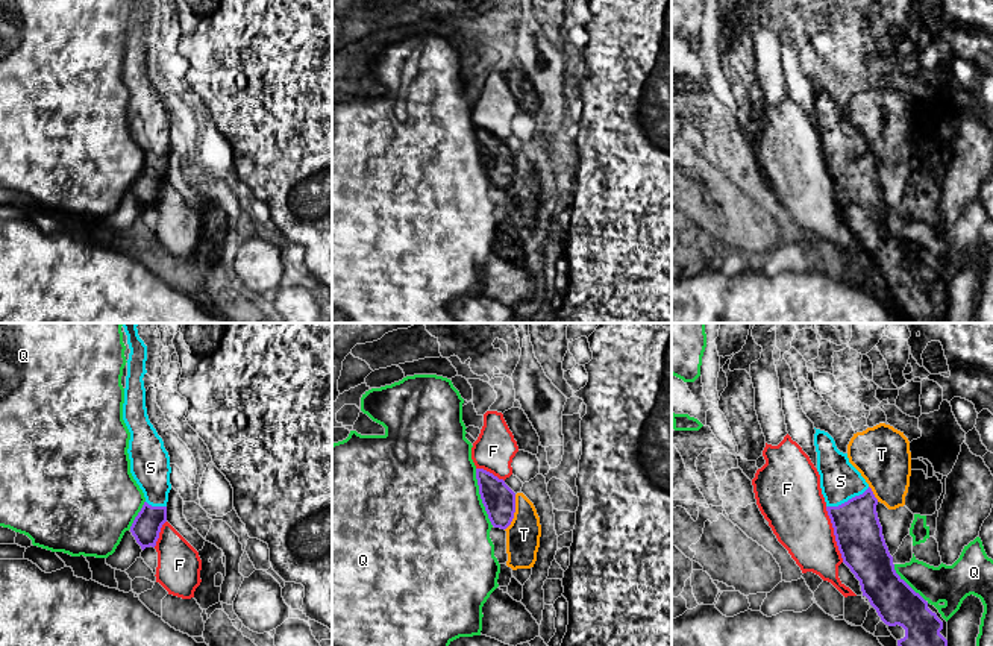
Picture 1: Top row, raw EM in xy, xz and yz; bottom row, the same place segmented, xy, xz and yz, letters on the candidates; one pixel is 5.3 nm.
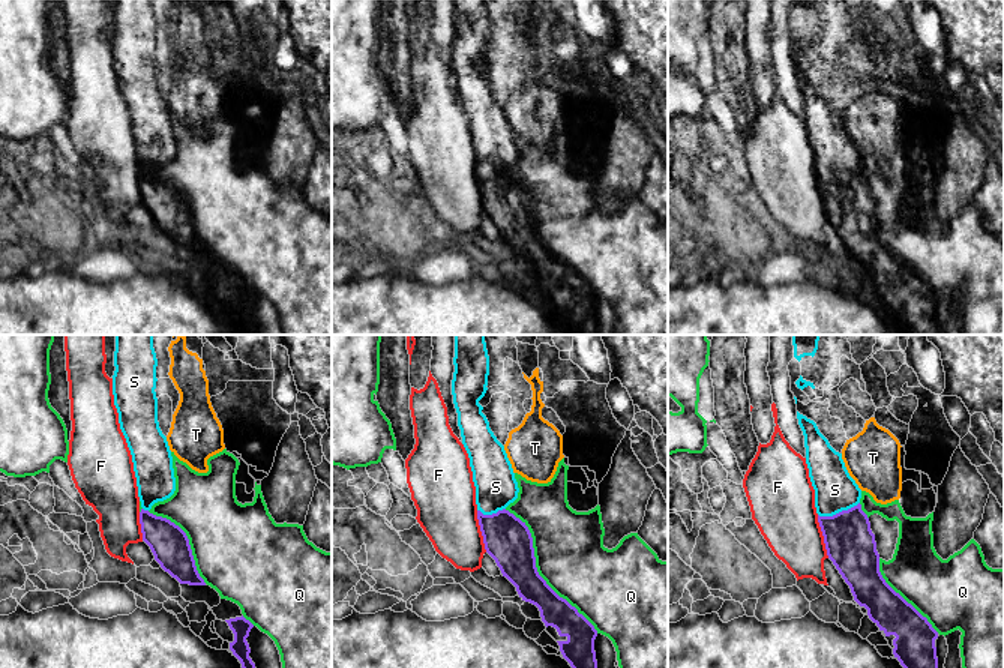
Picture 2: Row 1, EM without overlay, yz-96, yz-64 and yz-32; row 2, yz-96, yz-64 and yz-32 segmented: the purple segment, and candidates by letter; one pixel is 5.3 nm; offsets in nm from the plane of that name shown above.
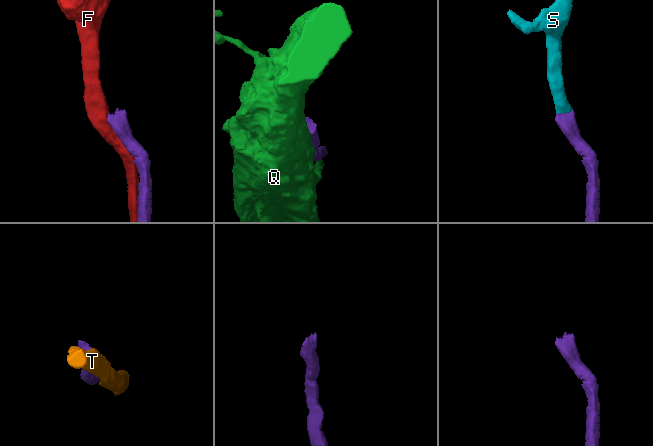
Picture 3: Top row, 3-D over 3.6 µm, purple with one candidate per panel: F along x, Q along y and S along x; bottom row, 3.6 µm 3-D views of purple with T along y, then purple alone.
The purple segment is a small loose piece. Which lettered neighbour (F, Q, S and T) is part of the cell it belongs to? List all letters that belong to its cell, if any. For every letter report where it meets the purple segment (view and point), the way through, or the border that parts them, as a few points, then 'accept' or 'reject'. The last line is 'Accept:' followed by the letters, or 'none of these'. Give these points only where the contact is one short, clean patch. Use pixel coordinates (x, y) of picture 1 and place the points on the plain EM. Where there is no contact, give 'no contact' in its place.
F: contact yz (834, 194); reject
Q: contact xz (481, 158); reject
S: contact yz (849, 159); way yz (858, 194), (849, 159), (840, 141); accept
T: contact xz (514, 172); reject
Accept: S

